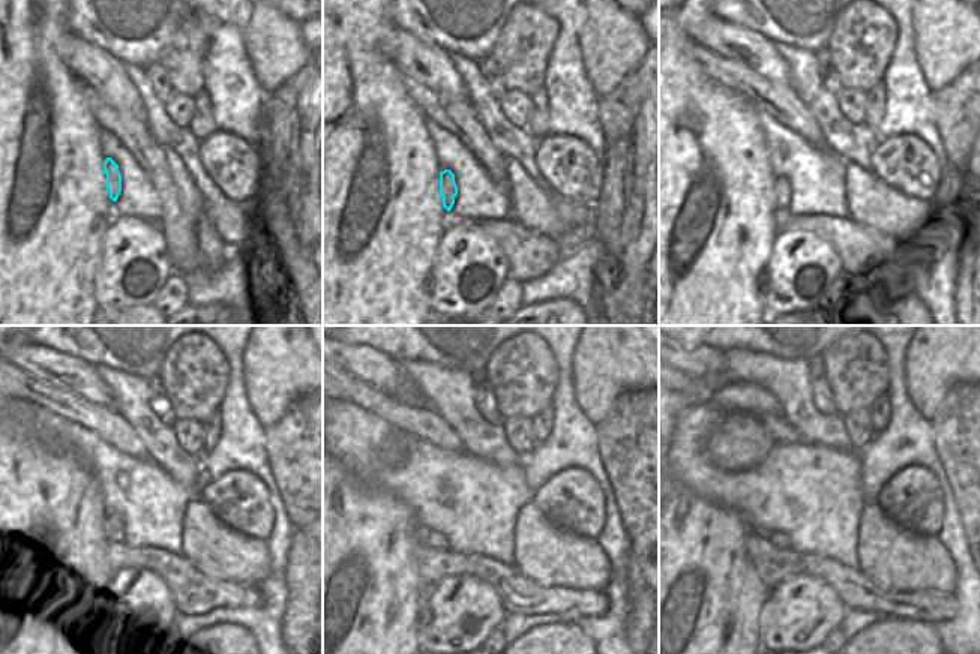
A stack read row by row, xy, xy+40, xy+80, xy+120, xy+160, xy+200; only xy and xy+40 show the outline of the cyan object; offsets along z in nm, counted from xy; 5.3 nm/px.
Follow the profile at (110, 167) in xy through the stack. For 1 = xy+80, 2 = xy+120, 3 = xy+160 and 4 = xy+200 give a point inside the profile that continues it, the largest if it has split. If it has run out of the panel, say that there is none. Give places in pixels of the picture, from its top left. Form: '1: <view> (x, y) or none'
1: xy+80 (782, 188)
2: xy+120 (110, 527)
3: xy+160 (431, 537)
4: xy+200 (779, 540)

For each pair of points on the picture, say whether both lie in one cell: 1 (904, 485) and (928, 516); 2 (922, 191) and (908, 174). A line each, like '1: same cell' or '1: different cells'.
1: same cell
2: same cell

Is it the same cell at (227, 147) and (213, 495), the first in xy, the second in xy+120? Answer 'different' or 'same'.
same

